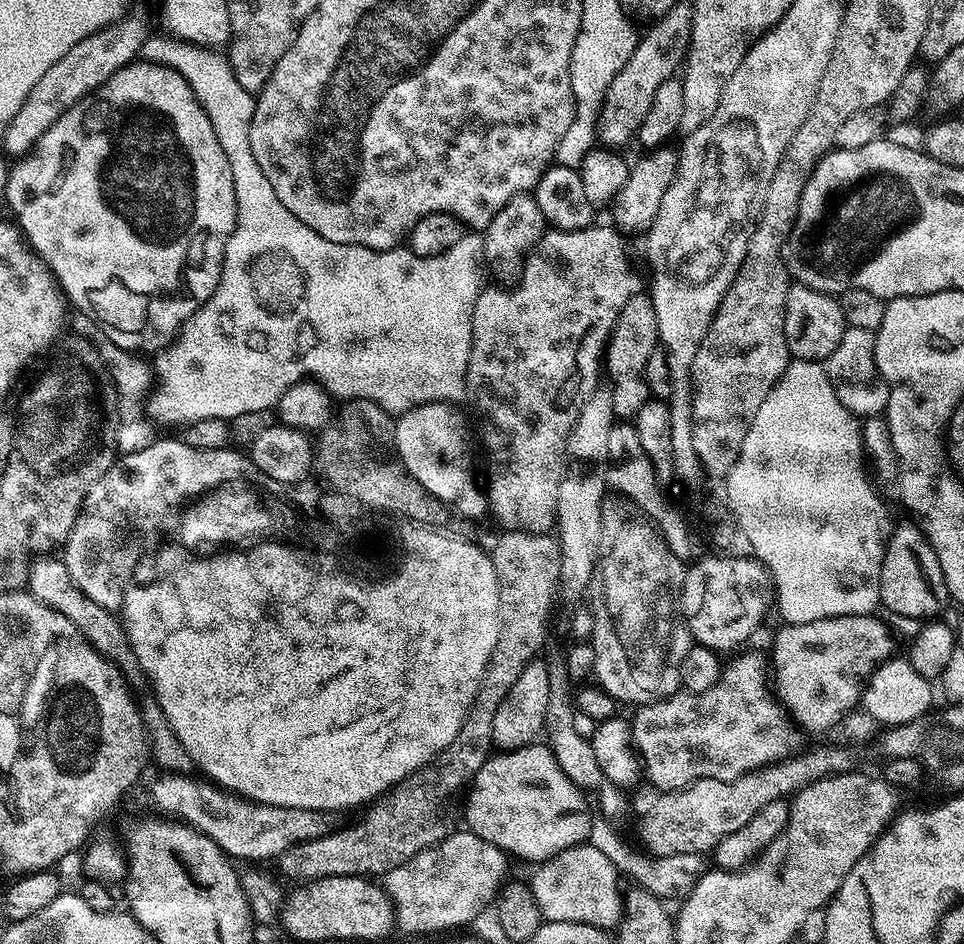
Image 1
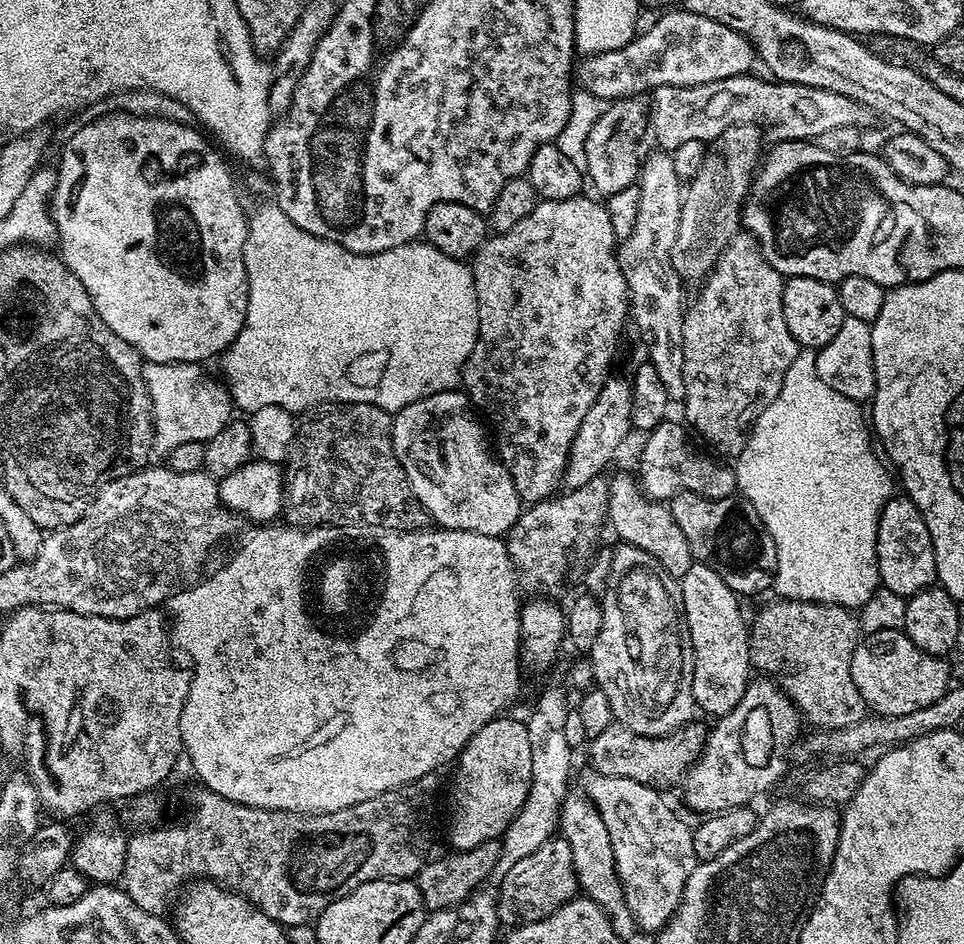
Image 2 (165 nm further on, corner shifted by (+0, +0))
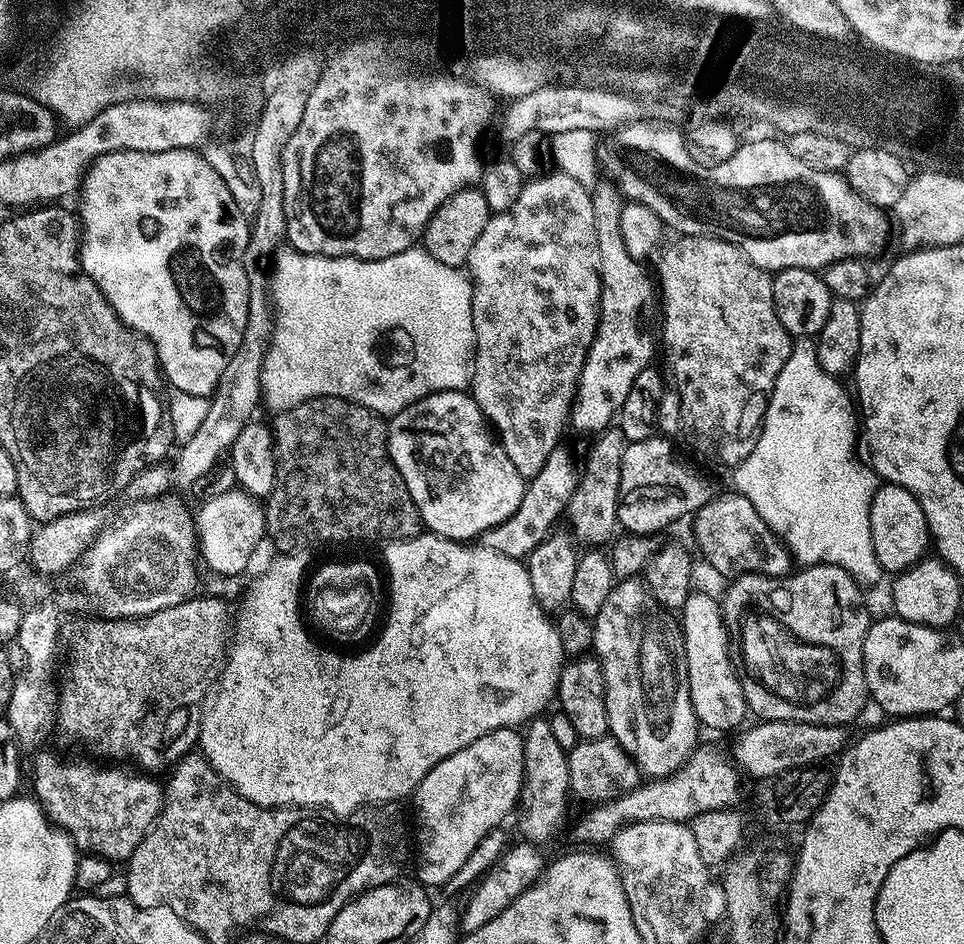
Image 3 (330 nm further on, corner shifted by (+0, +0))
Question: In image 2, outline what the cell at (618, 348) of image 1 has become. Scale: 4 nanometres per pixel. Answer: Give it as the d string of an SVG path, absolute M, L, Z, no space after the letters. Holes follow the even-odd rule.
M613 375L604 381L598 398L594 398L594 406L582 418L582 426L578 426L578 434L574 434L574 442L570 446L568 461L564 467L565 489L571 490L578 486L586 486L590 478L605 475L608 463L616 456L616 451L624 444L628 432L633 431L630 422L630 406L632 405L632 385L627 379Z

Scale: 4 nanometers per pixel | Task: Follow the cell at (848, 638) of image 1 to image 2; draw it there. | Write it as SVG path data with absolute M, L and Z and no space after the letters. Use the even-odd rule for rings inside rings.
M756 679L747 684L741 701L729 713L713 723L716 725L707 733L702 754L692 763L692 769L683 778L684 800L694 811L700 812L699 814L729 812L732 808L751 805L752 799L770 791L783 778L784 771L788 768L789 753L793 751L794 741L801 735L800 711L793 706L792 699L776 685L775 680Z

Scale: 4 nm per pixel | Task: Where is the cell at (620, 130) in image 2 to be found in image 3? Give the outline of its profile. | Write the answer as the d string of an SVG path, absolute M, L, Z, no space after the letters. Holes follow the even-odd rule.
M600 182L594 189L592 205L594 234L598 234L600 317L596 337L576 384L570 417L571 431L585 432L588 438L603 432L619 417L622 402L626 402L626 394L630 394L630 385L642 370L653 363L652 351L658 348L654 339L654 320L652 324L652 311L658 308L658 292L653 277L651 280L644 269L645 265L630 258L630 250L626 250L626 242L622 238L625 201L611 183Z

